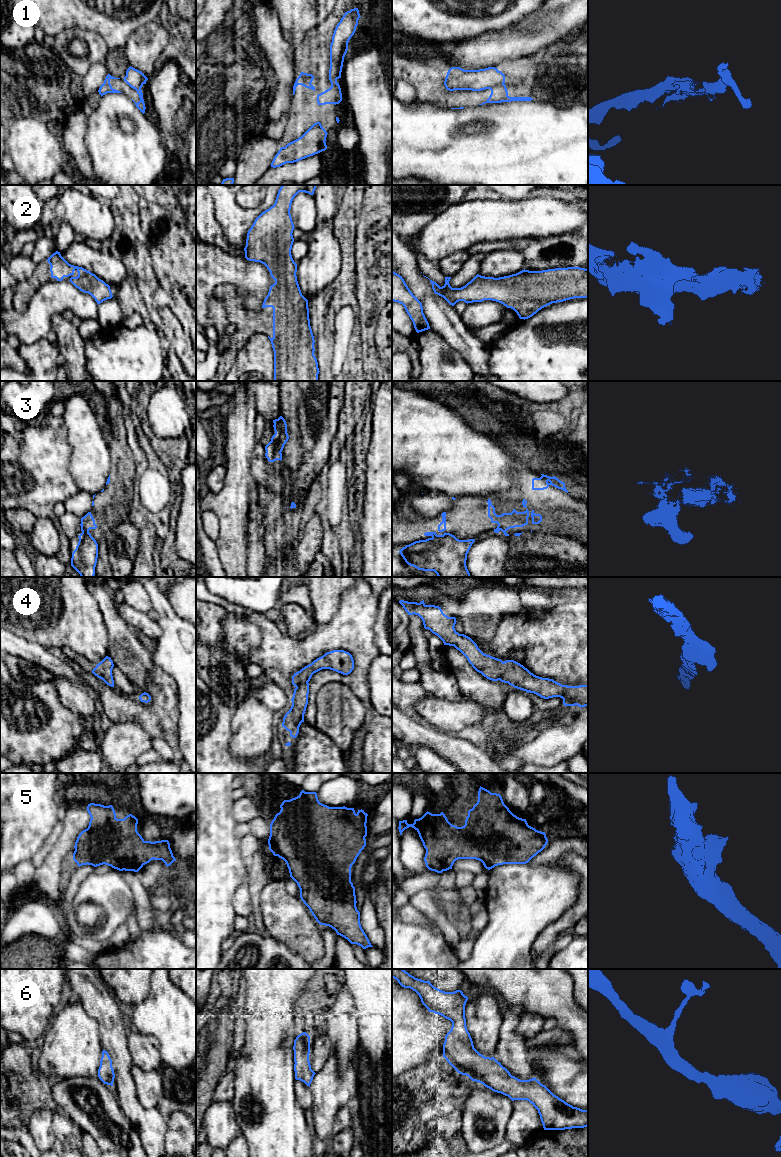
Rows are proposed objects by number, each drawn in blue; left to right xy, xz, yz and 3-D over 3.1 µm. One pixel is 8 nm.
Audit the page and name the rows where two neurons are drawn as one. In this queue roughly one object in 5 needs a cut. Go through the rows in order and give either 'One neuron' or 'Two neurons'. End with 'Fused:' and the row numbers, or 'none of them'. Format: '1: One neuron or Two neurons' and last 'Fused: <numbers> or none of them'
1: One neuron
2: One neuron
3: Two neurons
4: One neuron
5: One neuron
6: One neuron
Fused: 3

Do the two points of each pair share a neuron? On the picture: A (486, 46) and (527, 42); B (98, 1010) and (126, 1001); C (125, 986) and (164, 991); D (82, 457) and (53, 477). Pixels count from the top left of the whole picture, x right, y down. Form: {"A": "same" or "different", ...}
{"A": "same", "B": "different", "C": "different", "D": "different"}

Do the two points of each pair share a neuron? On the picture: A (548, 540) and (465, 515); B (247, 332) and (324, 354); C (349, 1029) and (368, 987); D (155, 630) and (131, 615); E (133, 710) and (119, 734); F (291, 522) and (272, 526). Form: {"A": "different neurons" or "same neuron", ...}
{"A": "different neurons", "B": "same neuron", "C": "different neurons", "D": "same neuron", "E": "different neurons", "F": "same neuron"}

